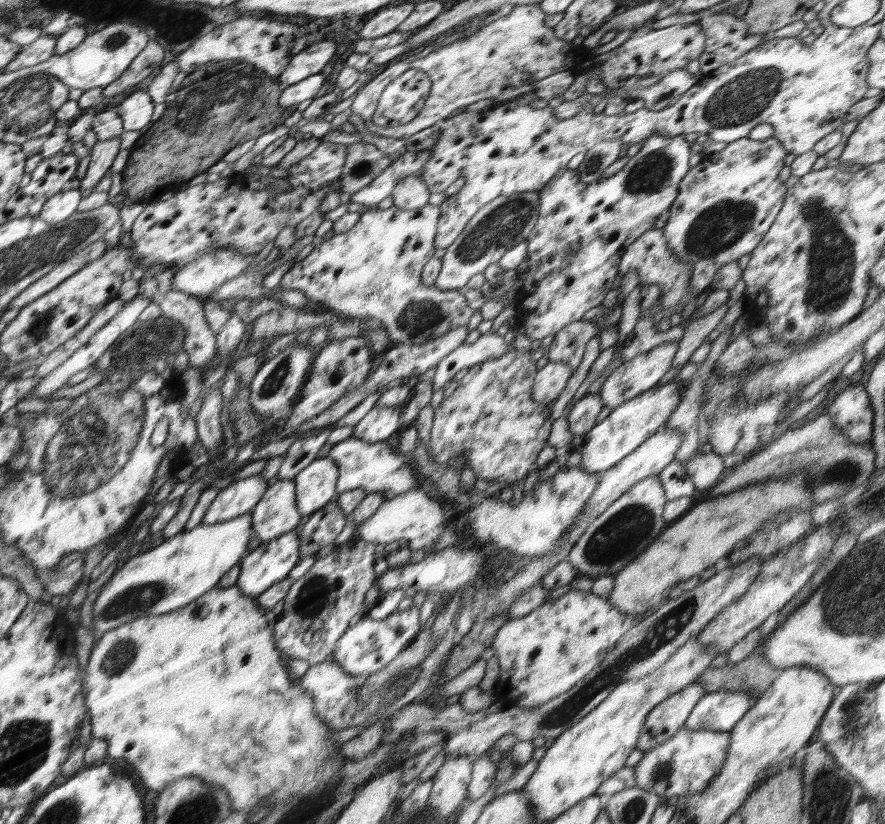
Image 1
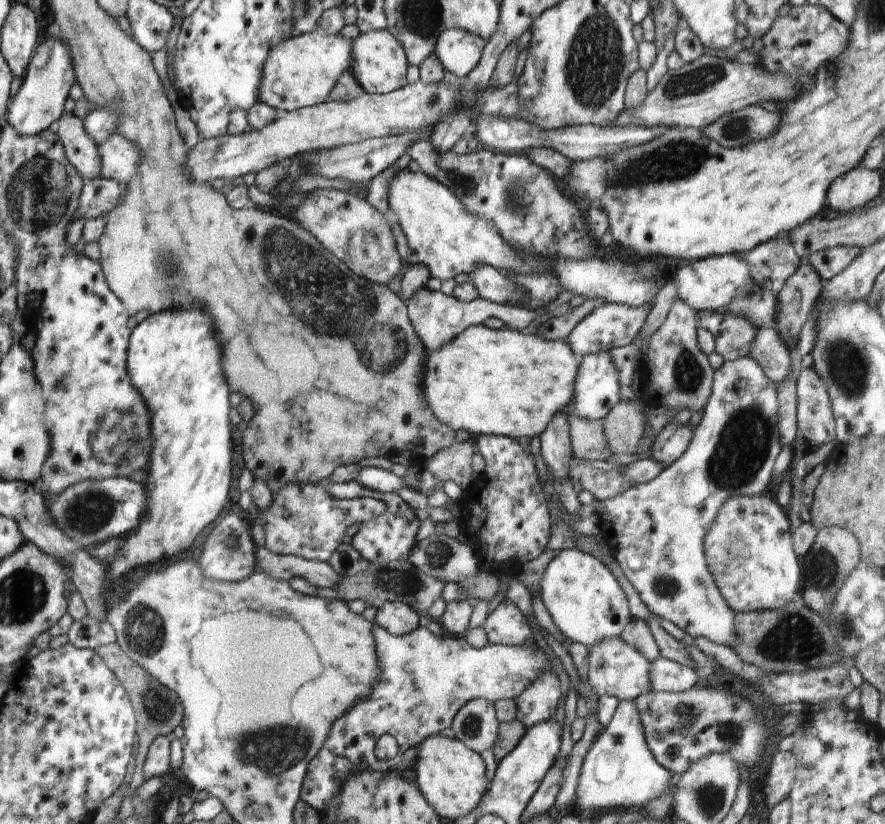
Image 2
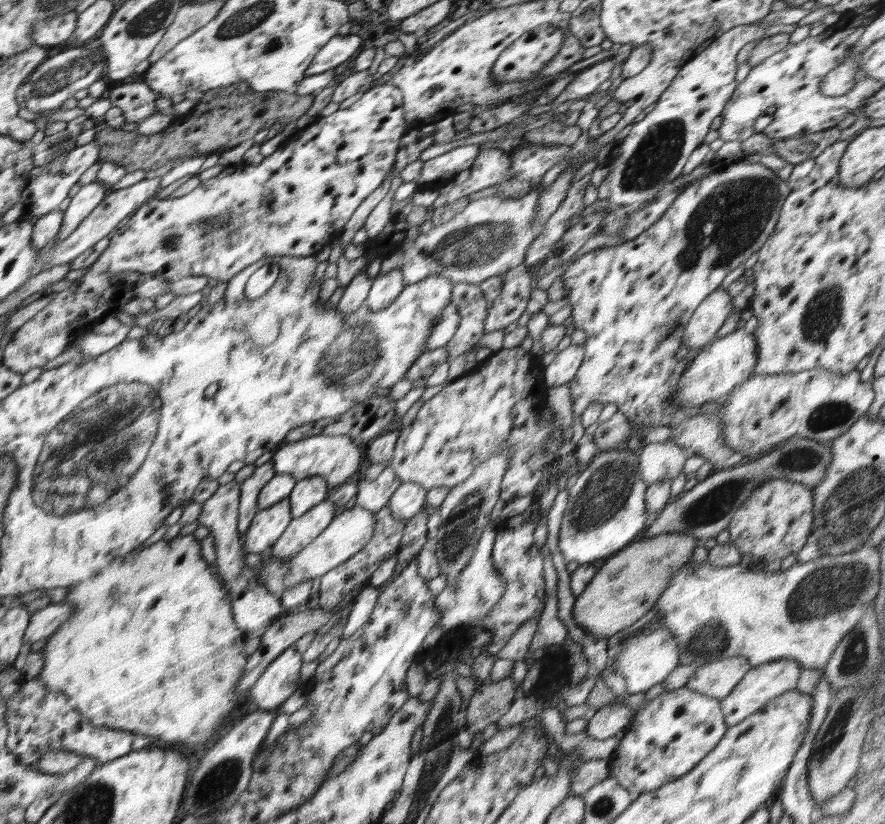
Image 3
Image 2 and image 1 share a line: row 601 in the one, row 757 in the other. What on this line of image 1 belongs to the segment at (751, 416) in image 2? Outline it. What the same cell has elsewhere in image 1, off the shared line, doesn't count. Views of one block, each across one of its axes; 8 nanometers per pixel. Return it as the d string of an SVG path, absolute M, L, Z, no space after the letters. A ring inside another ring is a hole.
M680 728L671 738L644 752L634 767L637 788L666 799L703 792L722 769L729 748L729 736L729 732Z

